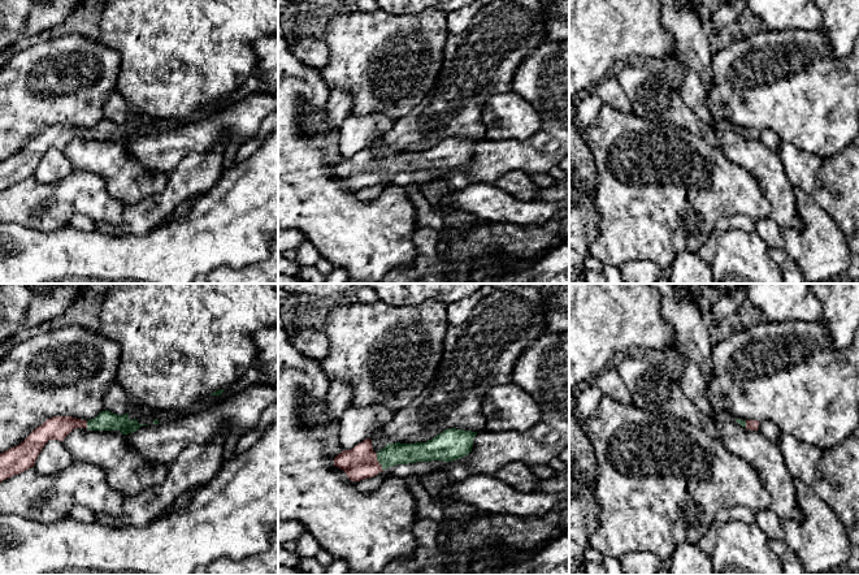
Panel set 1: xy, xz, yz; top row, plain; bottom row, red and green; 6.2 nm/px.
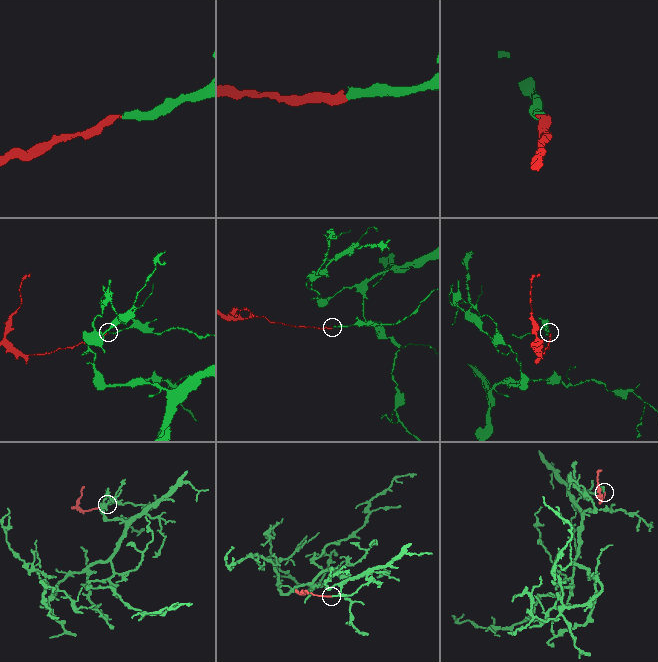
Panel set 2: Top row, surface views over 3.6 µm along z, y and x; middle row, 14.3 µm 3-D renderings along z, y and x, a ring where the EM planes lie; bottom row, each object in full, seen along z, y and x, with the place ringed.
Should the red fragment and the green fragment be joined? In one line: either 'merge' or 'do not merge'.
merge

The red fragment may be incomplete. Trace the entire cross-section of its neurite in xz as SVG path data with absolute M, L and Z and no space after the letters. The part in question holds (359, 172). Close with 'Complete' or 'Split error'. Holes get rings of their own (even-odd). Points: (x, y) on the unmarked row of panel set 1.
M450 137L426 151L387 152L377 163L372 148L366 147L351 159L343 159L334 167L334 174L343 178L351 190L373 186L383 178L416 170L451 170L472 160L477 140Z. Split error

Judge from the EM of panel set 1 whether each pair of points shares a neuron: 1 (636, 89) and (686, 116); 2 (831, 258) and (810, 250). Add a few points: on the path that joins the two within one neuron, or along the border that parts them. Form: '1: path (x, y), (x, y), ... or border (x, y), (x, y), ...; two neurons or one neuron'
1: path (649, 94), (673, 108); one neuron
2: path (825, 253), (815, 250); one neuron

